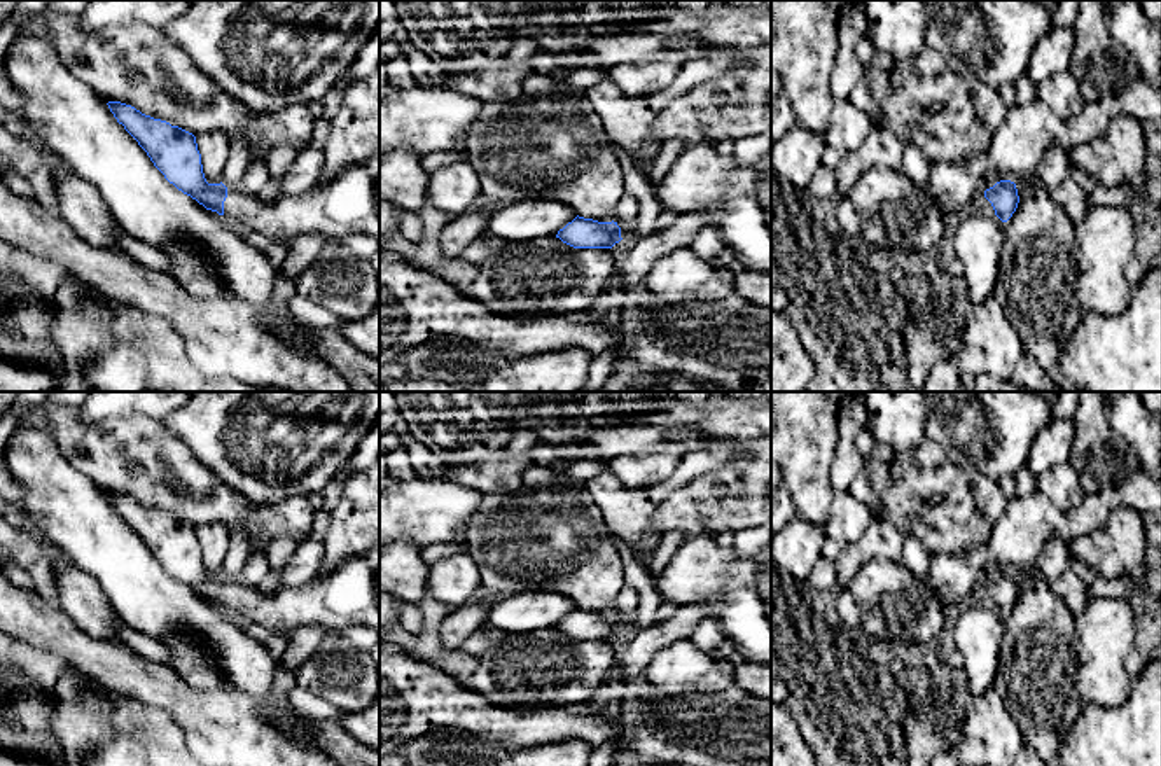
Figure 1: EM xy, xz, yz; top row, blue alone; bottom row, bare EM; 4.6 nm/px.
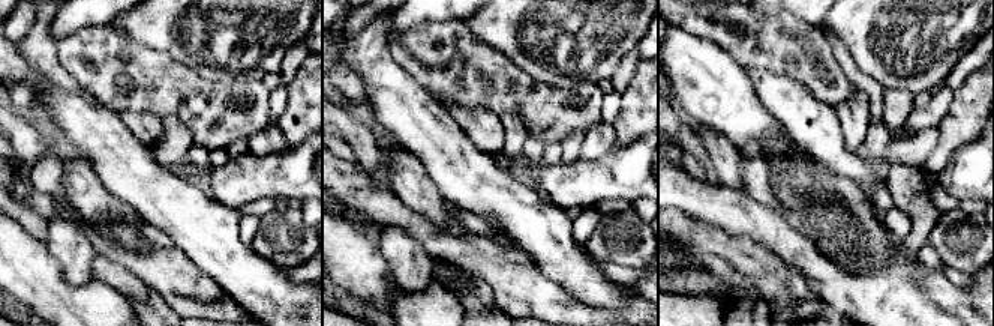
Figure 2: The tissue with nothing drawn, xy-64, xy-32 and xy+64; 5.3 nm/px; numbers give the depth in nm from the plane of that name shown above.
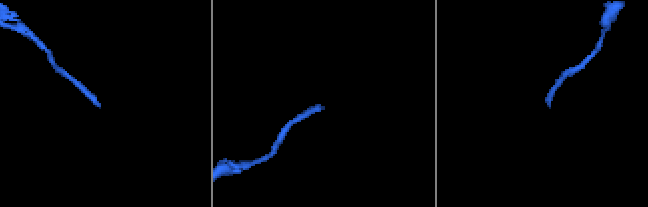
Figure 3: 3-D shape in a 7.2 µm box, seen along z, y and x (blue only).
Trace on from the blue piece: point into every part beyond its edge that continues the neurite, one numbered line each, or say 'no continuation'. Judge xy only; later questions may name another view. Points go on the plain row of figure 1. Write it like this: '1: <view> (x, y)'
1: xy (350, 595)

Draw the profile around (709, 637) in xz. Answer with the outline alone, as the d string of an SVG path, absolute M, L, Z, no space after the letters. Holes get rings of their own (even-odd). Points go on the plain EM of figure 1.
M715 617L703 619L689 638L699 651L710 654L720 654L722 645L727 640L720 623Z

